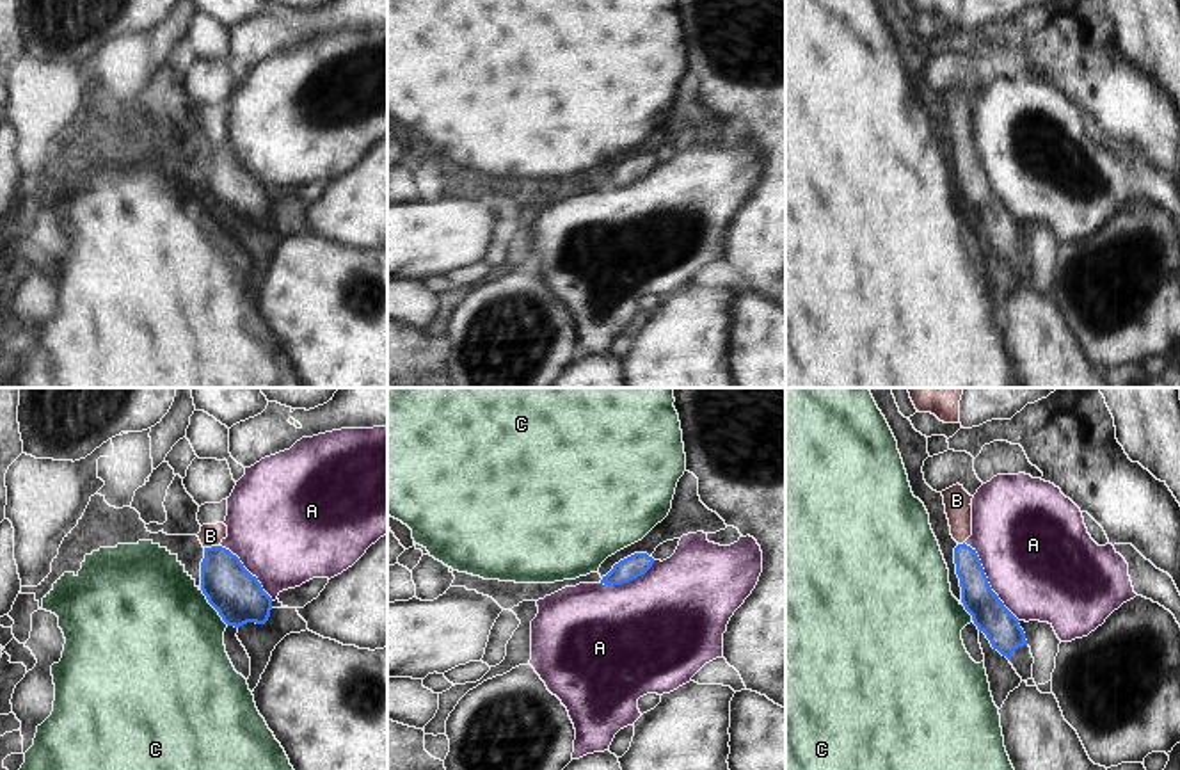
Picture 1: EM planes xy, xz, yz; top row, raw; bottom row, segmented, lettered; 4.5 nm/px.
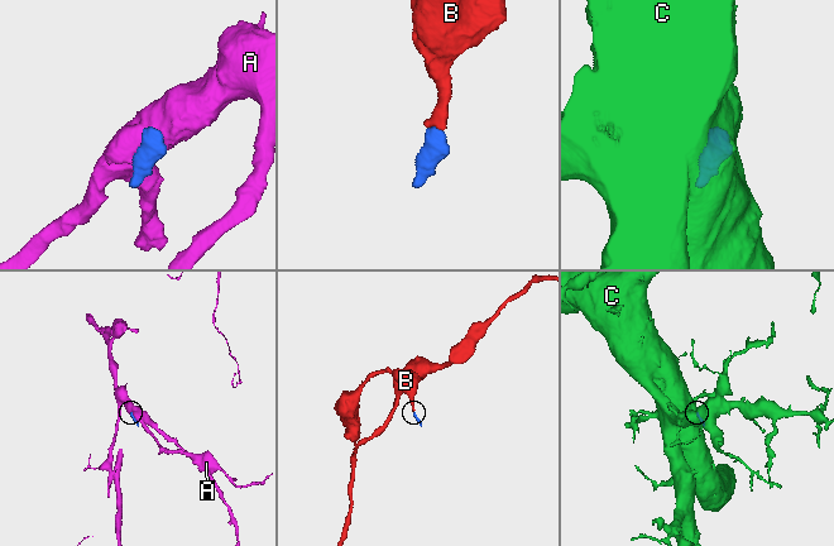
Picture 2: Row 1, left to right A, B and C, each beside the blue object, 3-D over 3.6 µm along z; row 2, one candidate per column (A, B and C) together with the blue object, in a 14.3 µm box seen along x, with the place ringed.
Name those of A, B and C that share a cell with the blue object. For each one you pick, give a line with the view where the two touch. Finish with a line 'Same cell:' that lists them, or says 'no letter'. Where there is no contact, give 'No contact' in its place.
B: Touches blue in xy
Same cell: B.

